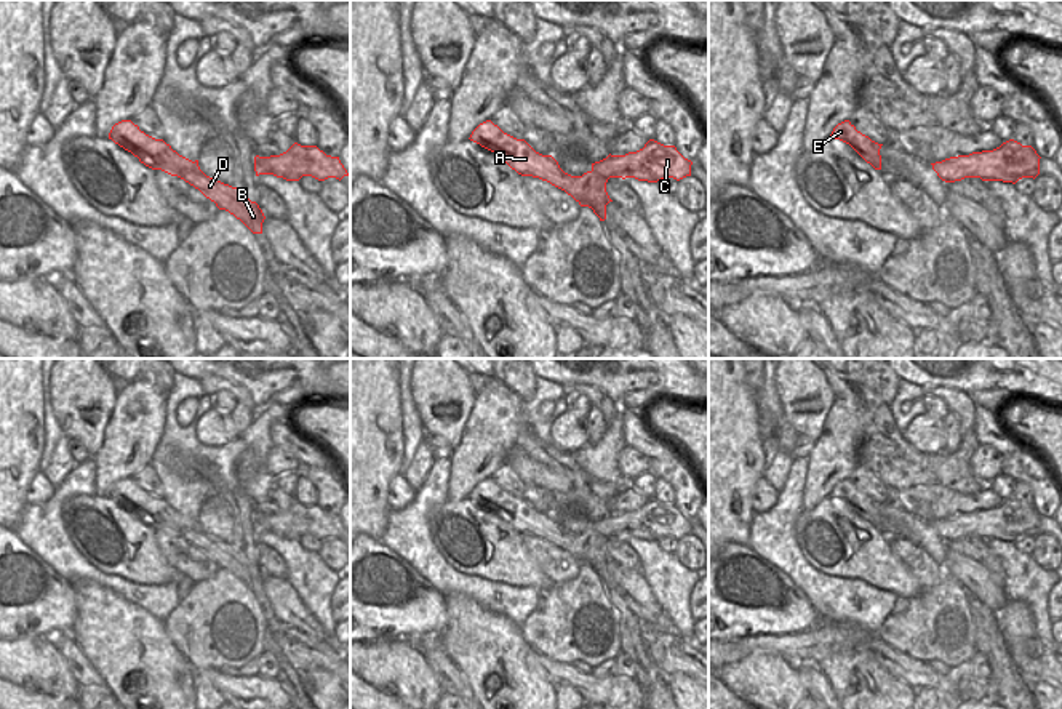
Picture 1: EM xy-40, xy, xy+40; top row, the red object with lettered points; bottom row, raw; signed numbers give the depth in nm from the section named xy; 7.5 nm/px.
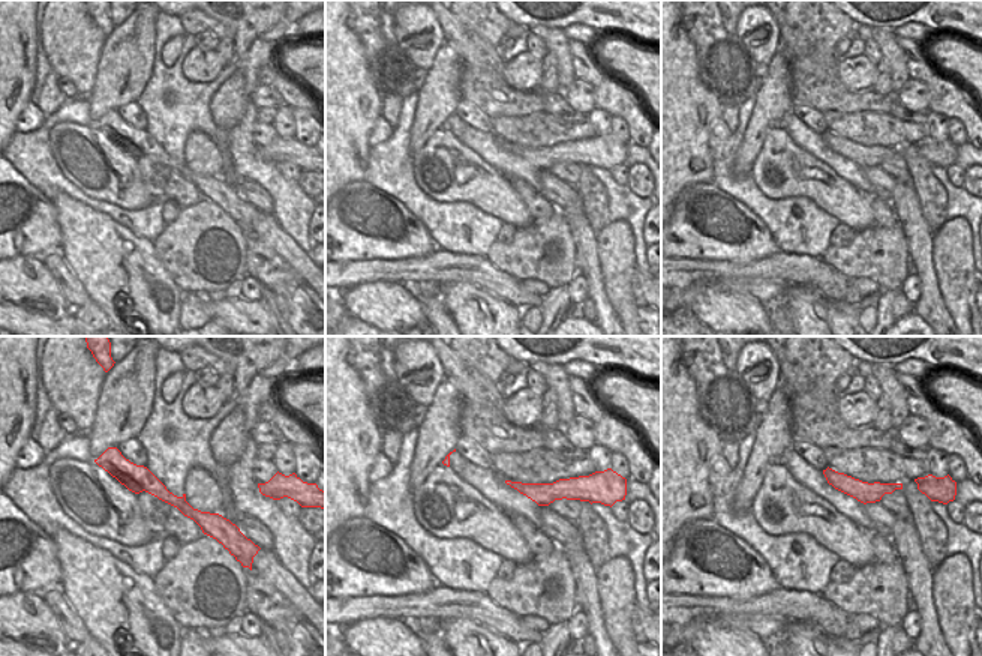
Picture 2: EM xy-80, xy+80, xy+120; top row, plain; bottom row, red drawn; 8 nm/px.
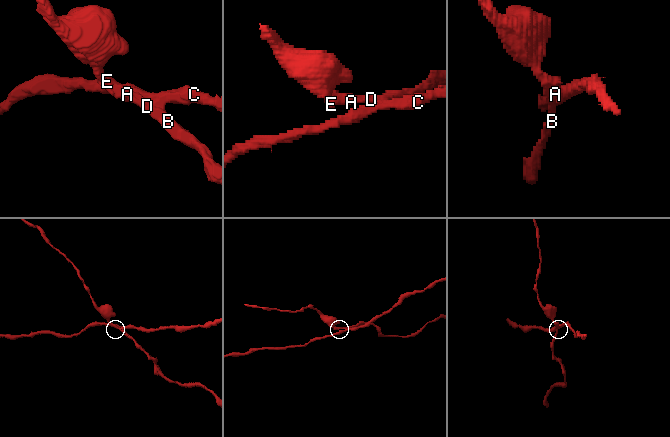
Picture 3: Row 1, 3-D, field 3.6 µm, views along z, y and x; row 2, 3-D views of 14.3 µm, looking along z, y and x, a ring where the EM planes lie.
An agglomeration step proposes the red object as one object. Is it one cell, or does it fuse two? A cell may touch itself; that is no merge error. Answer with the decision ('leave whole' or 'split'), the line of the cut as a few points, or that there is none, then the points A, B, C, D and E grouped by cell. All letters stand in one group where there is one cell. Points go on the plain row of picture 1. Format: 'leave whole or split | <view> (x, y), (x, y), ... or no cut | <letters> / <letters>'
split | xy (589, 530), (608, 536) | A B D E / C

